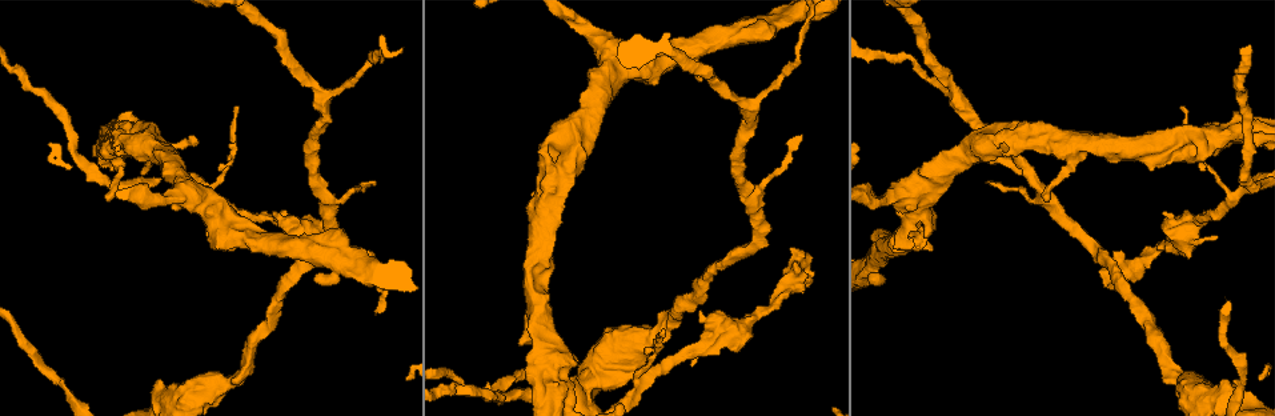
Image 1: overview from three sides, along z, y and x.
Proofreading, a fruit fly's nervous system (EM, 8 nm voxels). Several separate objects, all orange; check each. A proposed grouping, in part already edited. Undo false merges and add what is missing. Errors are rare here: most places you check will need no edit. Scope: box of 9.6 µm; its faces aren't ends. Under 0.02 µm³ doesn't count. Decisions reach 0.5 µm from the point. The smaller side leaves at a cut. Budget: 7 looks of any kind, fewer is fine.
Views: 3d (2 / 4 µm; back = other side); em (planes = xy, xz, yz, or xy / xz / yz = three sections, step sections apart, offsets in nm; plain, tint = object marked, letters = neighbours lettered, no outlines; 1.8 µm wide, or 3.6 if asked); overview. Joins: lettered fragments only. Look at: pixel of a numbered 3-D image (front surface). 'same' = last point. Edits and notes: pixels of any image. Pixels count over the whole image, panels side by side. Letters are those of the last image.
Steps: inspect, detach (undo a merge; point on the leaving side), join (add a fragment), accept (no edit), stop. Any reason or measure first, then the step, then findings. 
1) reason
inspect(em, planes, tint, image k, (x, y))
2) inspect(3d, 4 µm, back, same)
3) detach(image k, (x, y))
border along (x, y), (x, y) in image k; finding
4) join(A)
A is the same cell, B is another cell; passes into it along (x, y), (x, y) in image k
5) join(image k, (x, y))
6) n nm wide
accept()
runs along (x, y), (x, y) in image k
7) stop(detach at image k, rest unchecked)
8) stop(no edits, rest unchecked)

branch stops here
inspect(3d, 2 µm, image 1, (274, 211))

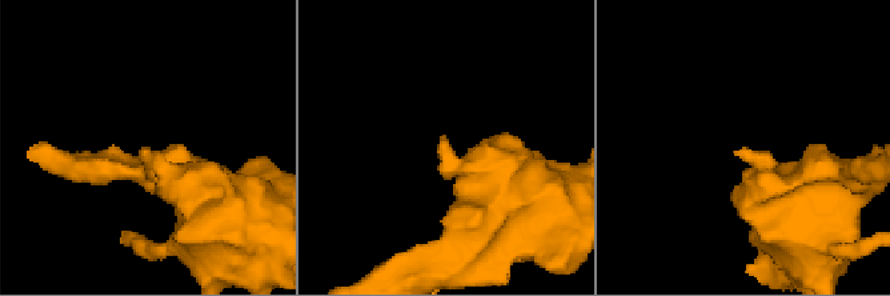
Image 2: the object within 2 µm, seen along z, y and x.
need the tissue
inspect(em, yz, step 8, tint, image 2, (738, 151))

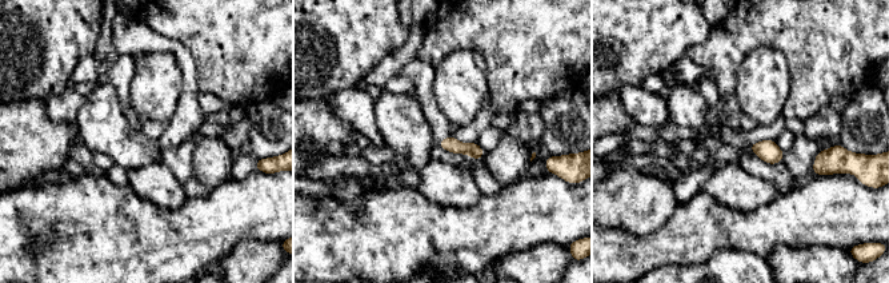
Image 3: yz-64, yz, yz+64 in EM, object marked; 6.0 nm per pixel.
inspect(em, planes, letters, same)

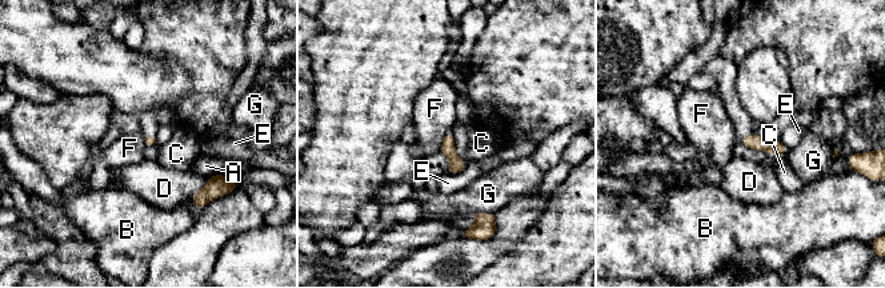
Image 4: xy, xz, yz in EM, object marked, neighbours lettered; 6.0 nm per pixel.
accept()
A, B, C, D, E, F and G are other cells; none of them fits

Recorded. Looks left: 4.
abrupt turn
inspect(3d, 2 µm, image 1, (541, 203))

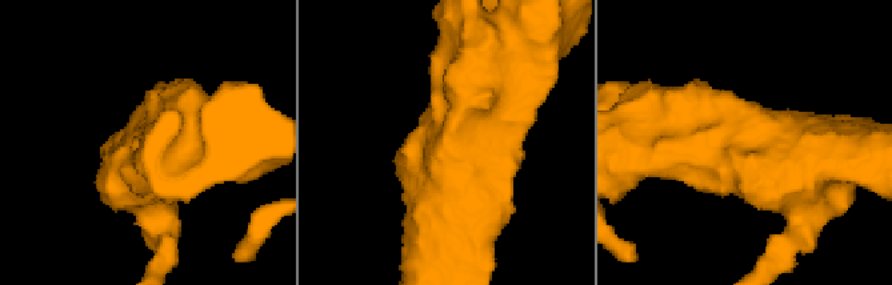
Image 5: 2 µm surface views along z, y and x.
need the tissue
inspect(em, planes, tint, image 5, (742, 131))

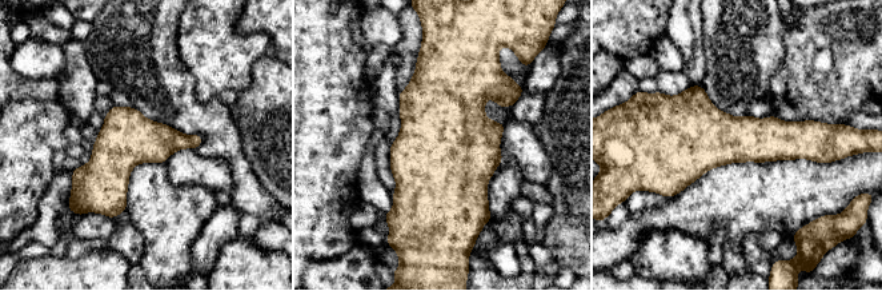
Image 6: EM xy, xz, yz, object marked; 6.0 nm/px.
inspect(em, planes, letters, same)

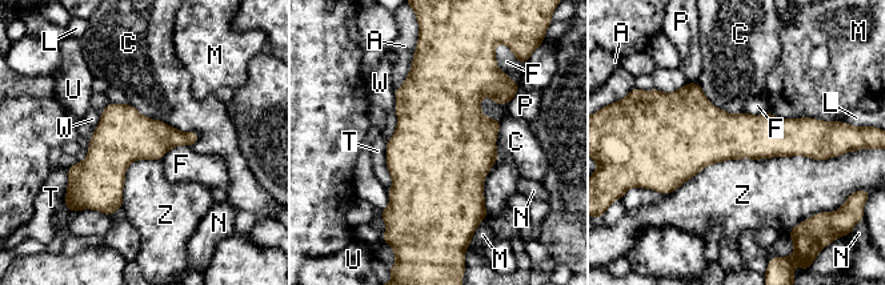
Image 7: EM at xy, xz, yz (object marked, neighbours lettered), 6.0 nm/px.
accept()
A, C, F, L, M, N, P, T, U, W and Z are other cells; all the same cell

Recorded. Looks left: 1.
stop(no edits, rest unchecked)

